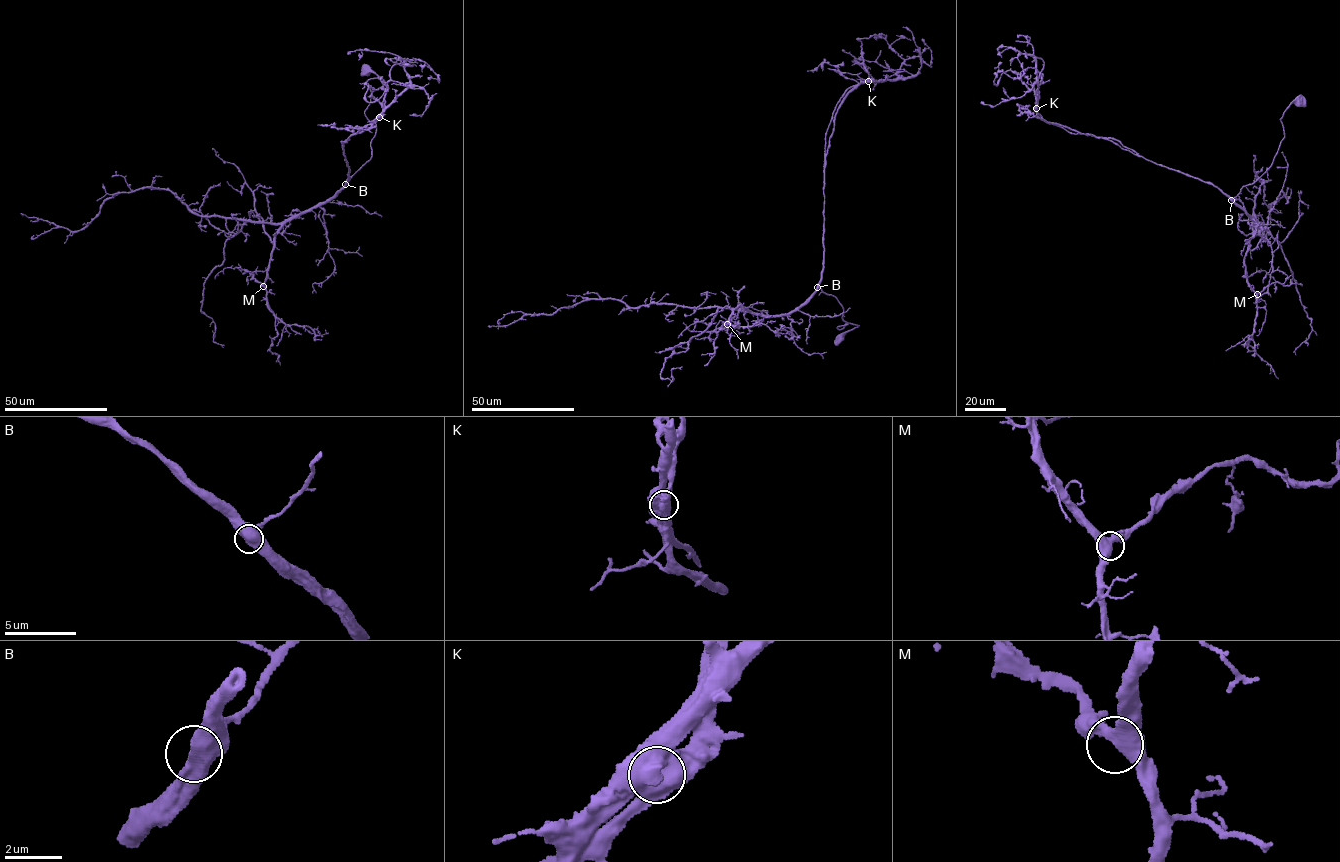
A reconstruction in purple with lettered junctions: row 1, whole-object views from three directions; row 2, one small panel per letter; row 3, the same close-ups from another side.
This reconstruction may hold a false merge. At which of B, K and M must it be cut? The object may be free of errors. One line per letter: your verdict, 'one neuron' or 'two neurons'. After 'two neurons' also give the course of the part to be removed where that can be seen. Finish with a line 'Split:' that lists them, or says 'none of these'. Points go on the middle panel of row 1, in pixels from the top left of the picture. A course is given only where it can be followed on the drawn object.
B: one neuron
K: two neurons; course (868, 81), (881, 82), (897, 72), (876, 62), (856, 59), (842, 50)
M: one neuron
Split: K

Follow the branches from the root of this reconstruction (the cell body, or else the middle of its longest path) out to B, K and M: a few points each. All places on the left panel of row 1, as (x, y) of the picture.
B: (366, 71), (374, 72), (384, 82), (372, 93), (365, 111), (376, 132), (370, 144), (371, 158), (345, 184)
K: (366, 71), (384, 82), (372, 93), (365, 111), (376, 132), (371, 158), (347, 181), (343, 143), (379, 117)
M: (366, 71), (384, 82), (365, 111), (376, 128), (371, 157), (333, 195), (284, 223), (263, 286)

